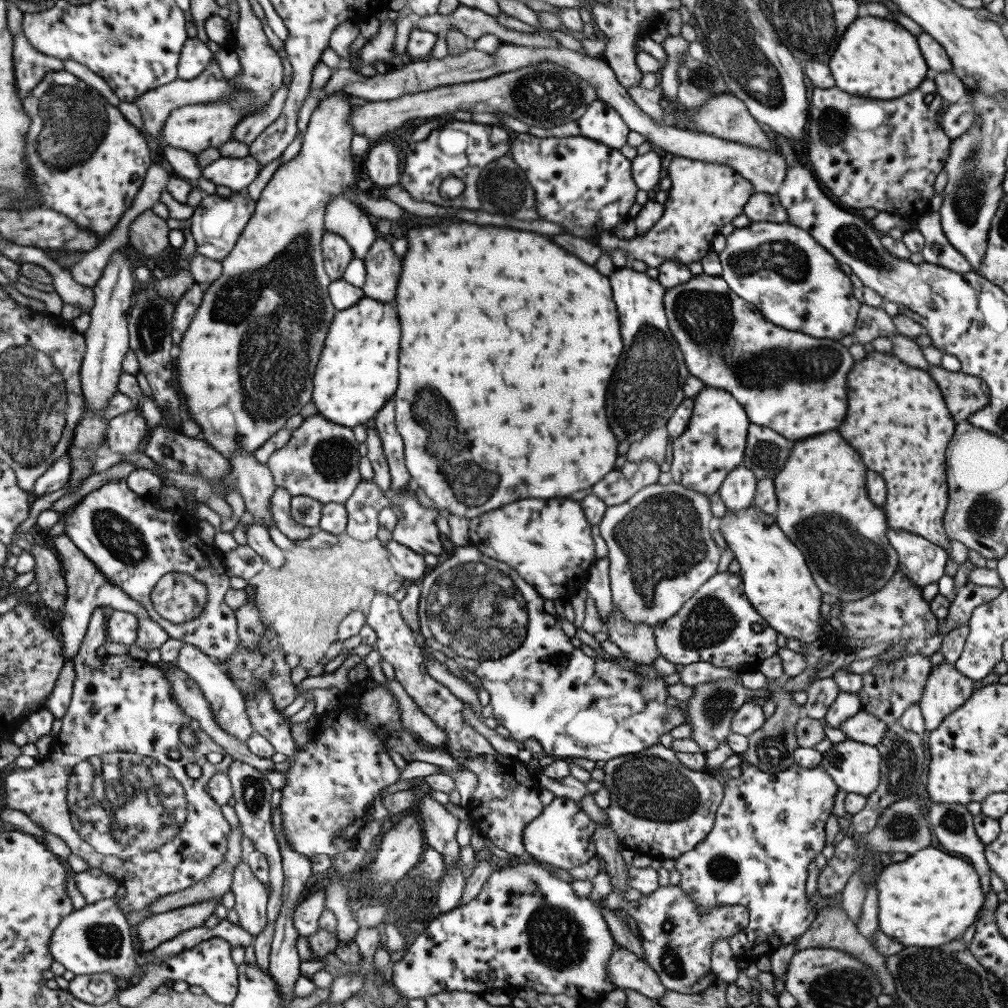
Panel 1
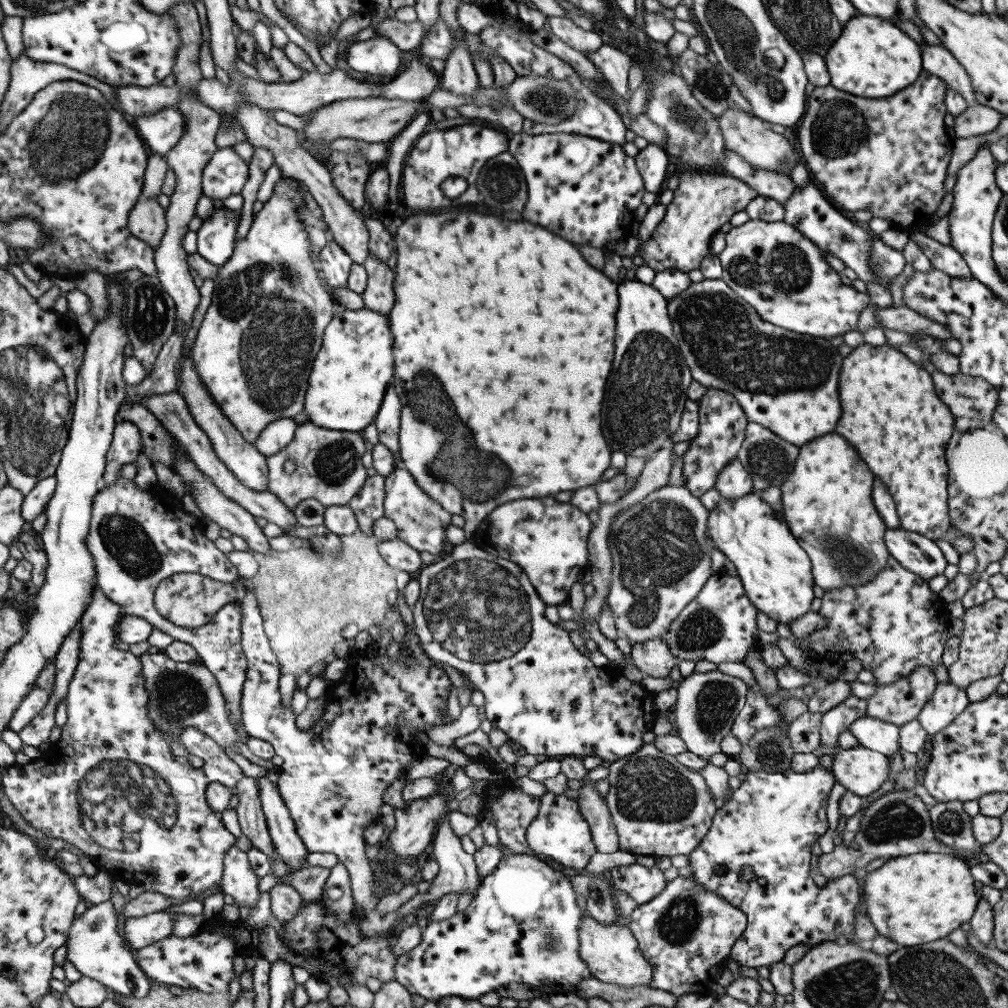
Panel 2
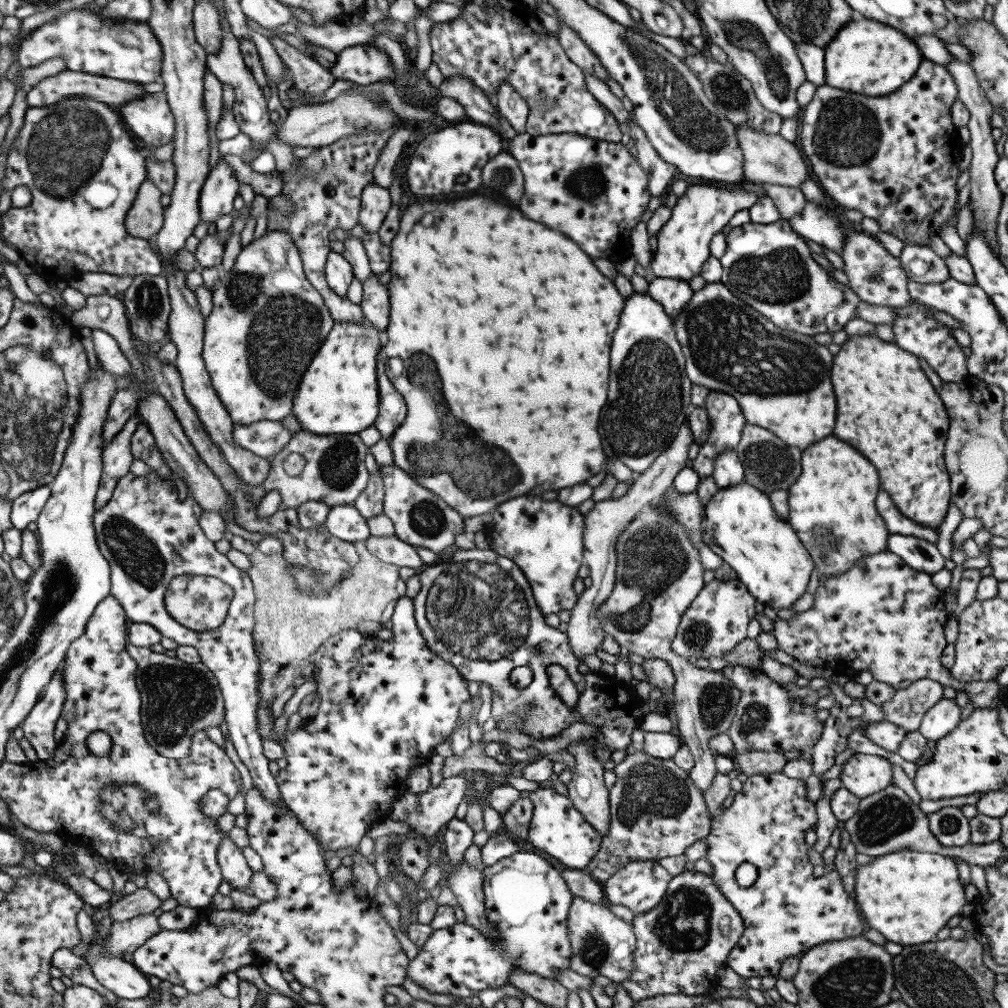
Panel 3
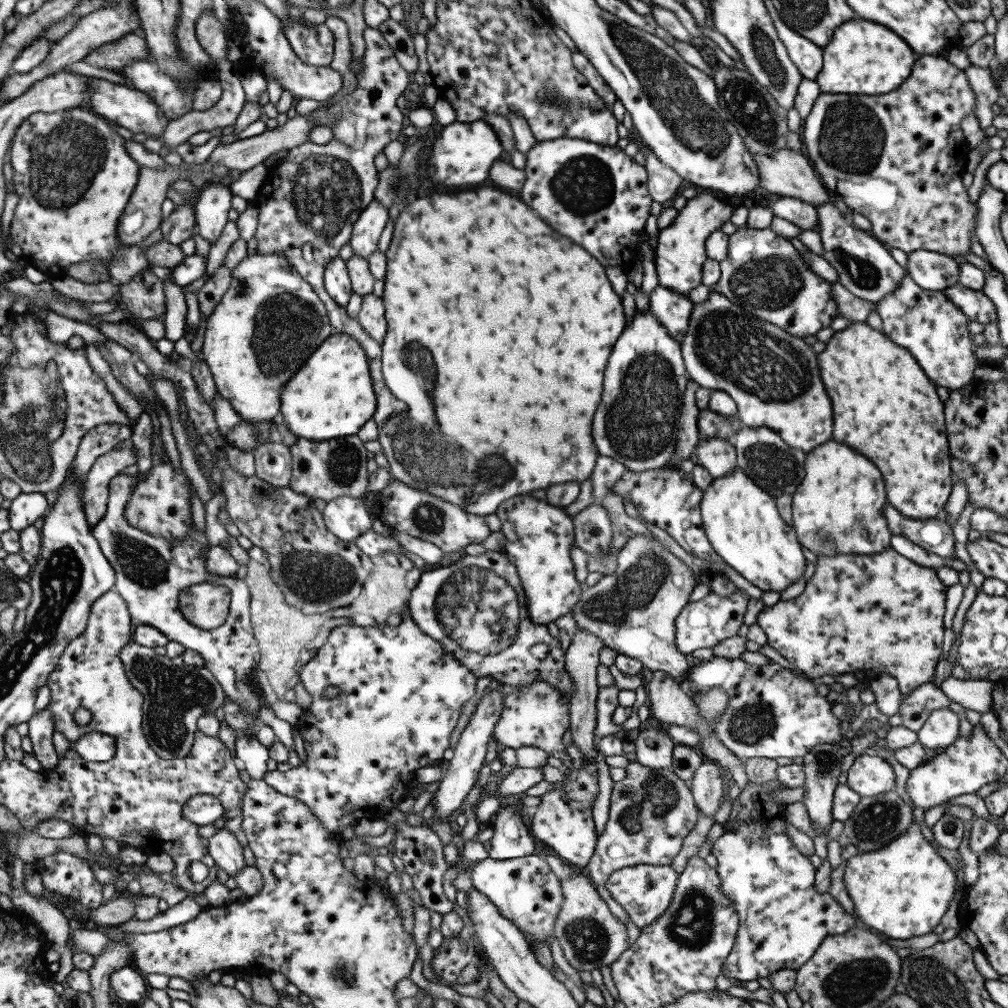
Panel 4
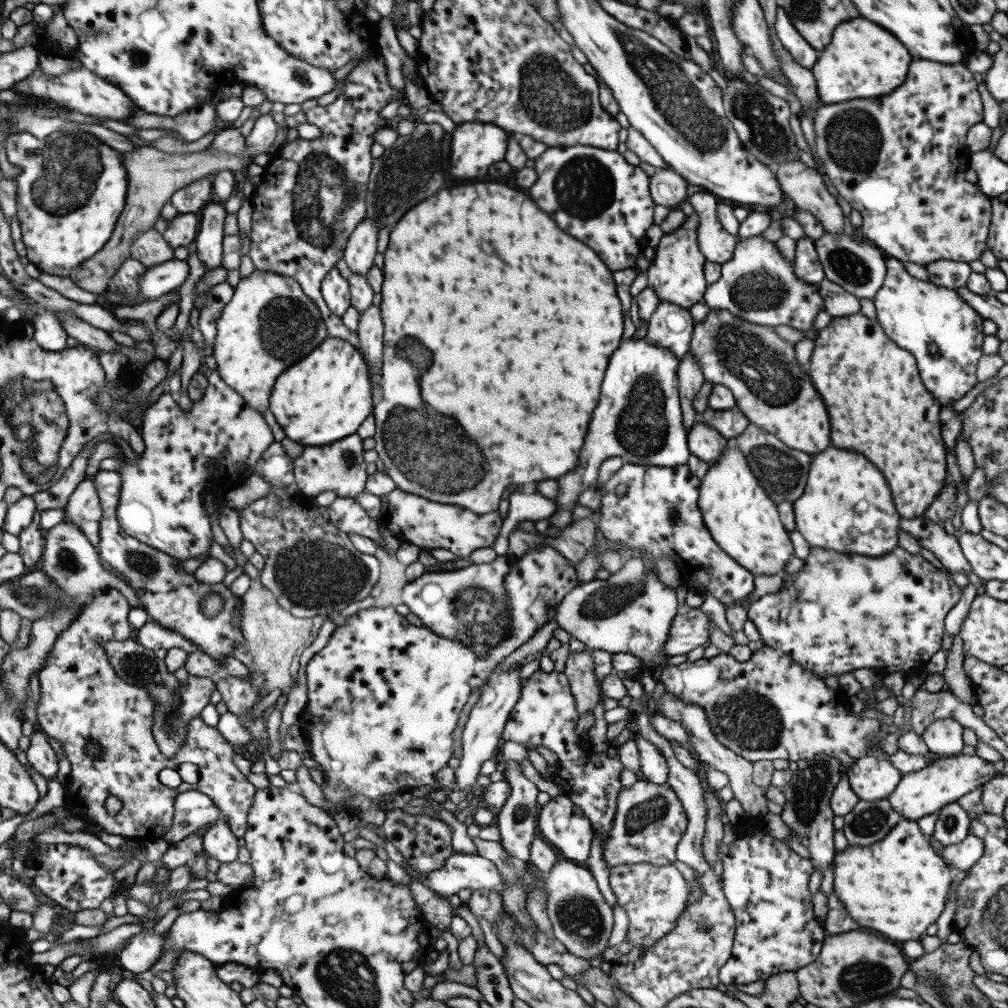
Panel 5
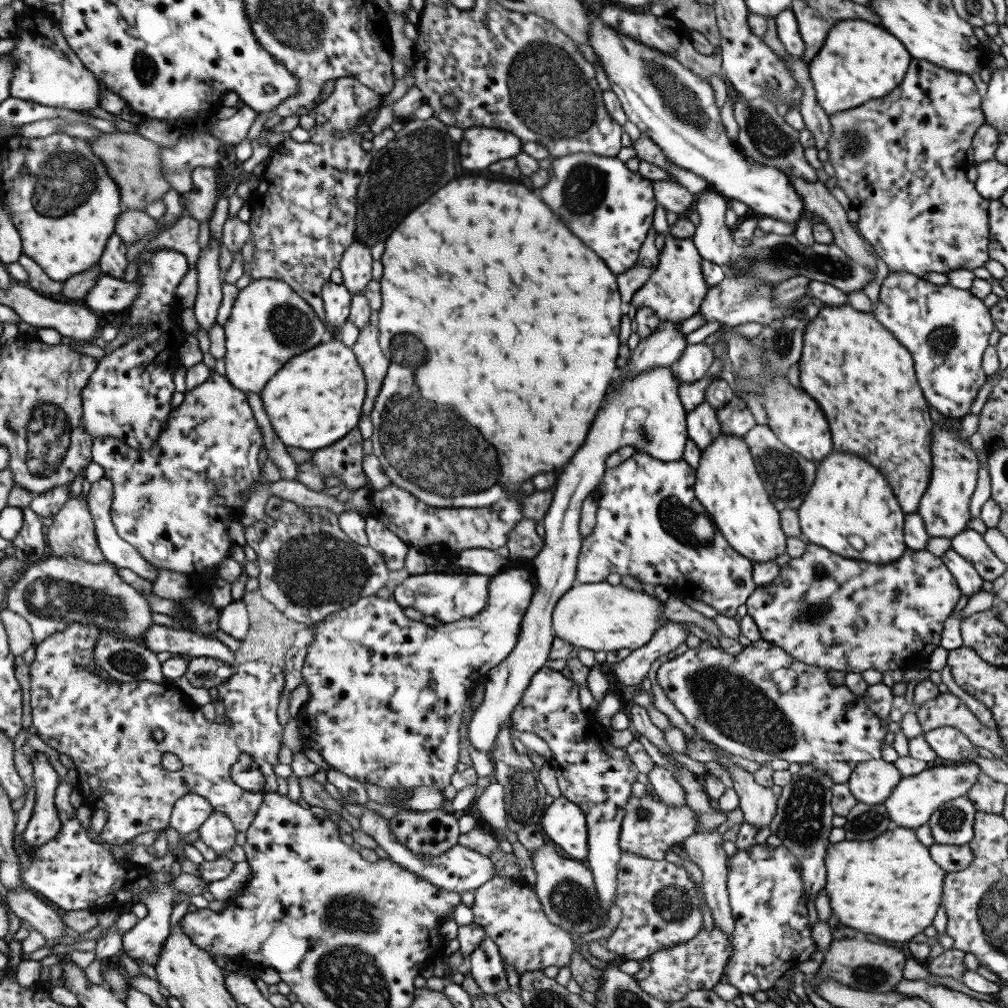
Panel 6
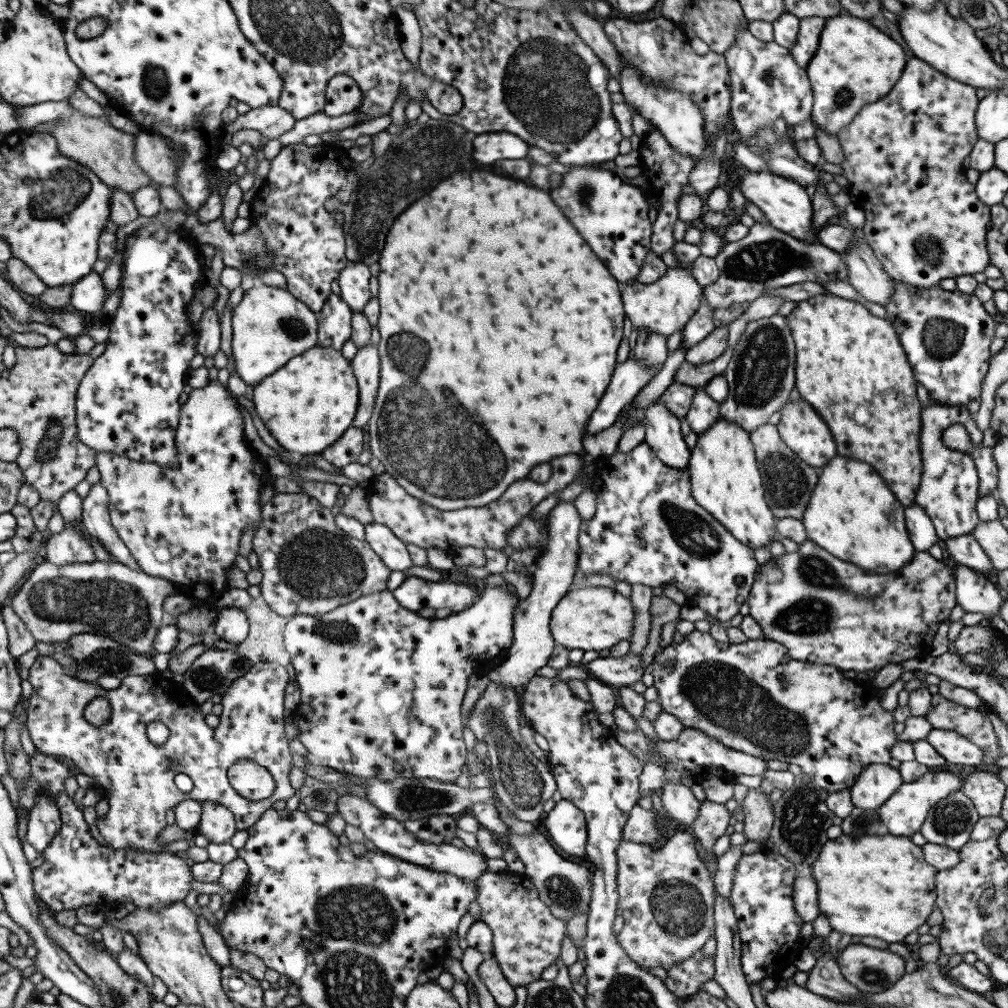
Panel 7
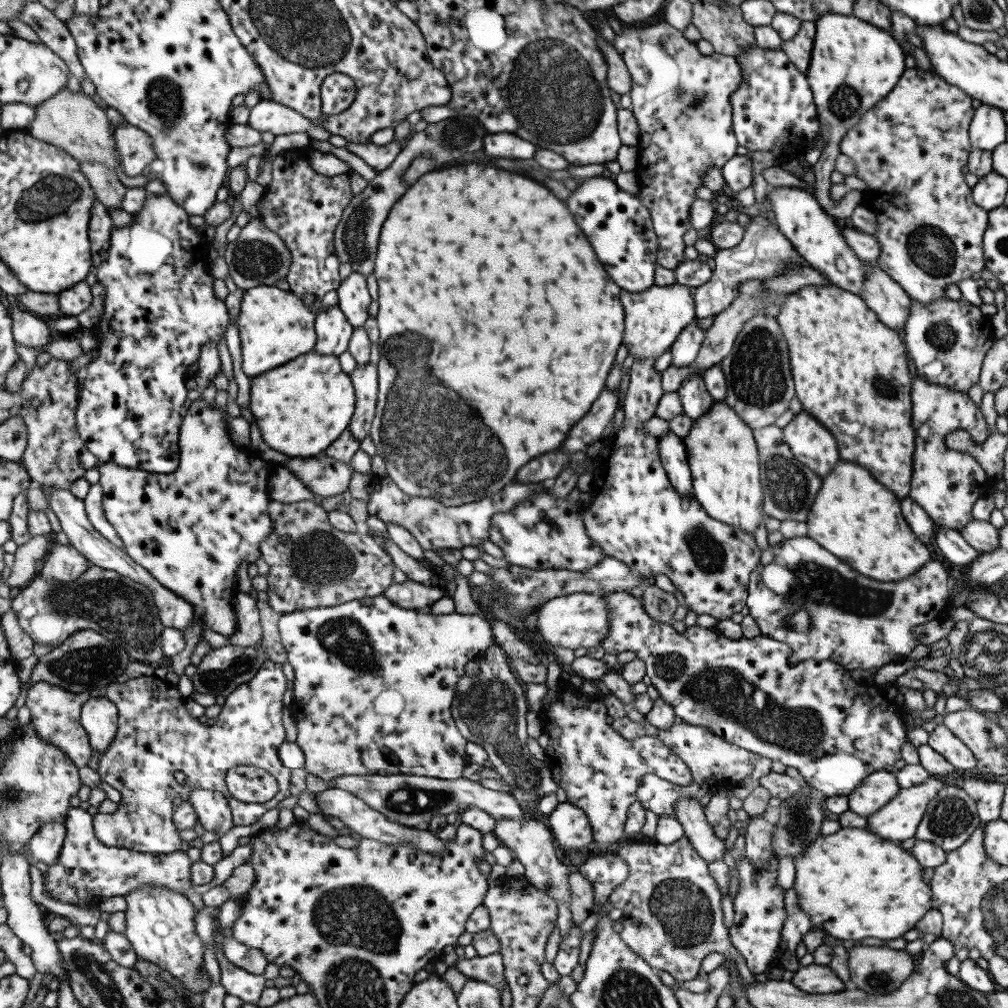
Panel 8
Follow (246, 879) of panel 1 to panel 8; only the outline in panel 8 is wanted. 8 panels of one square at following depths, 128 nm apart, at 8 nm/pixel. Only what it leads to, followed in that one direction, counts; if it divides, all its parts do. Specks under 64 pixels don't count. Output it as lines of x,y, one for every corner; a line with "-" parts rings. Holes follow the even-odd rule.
197,788
188,801
204,830
224,835
235,826
228,799
221,792

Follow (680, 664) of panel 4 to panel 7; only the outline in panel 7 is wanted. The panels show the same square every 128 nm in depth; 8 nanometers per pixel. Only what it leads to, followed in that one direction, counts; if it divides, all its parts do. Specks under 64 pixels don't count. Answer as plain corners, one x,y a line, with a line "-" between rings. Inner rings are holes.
597,586
585,587
568,592
564,598
555,606
551,614
550,621
552,636
556,644
566,646
570,651
574,648
580,650
596,650
599,652
604,649
610,649
621,640
629,640
634,630
634,606
630,601
630,597
623,596
614,589

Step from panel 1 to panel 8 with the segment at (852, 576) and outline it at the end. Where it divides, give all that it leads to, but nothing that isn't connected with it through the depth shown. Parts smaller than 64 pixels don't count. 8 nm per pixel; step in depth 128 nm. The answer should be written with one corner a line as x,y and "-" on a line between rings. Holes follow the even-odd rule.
838,461
834,470
822,479
806,523
808,537
835,554
856,572
877,581
892,582
906,578
932,559
926,544
917,538
906,522
900,499
887,486
874,480
866,468
850,461

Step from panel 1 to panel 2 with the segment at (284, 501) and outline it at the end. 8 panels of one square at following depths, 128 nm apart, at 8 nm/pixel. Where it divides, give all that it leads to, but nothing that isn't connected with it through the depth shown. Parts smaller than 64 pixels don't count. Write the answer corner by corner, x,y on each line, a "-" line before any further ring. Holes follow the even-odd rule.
178,392
166,394
153,394
145,398
145,404
148,410
160,421
160,424
171,432
176,440
185,448
185,452
189,454
191,459
196,463
200,471
212,480
214,486
217,486
222,494
234,500
243,506
250,514
256,518
264,519
267,522
278,524
282,530
290,530
297,524
295,514
288,508
273,492
262,491
256,492
247,486
244,486
232,472
226,468
227,466
216,456
212,443
209,441
208,435
195,423
186,399
178,394

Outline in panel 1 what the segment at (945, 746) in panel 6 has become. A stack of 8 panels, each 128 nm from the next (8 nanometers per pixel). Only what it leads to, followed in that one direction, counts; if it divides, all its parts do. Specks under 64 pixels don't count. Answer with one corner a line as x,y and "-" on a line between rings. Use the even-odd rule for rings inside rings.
946,660
932,666
919,702
925,729
931,731
938,728
944,718
948,718
956,708
967,702
975,692
975,684
974,680
960,674
956,667

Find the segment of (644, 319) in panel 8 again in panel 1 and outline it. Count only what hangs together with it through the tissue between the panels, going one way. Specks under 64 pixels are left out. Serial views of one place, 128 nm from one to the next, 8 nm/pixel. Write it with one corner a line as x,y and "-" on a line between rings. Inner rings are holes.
672,155
668,166
672,186
667,191
664,214
646,235
636,236
634,241
624,241
604,233
598,237
600,248
621,248
629,252
630,258
640,260
648,268
662,268
666,260
678,260
690,265
701,262
711,251
714,238
721,234
722,227
742,214
750,196
755,194
753,184
726,163
692,160

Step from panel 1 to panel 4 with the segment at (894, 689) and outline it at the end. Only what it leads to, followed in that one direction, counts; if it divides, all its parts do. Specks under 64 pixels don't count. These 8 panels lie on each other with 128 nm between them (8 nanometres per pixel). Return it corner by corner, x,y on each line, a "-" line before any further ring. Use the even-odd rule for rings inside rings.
934,684
918,686
912,693
906,694
900,704
898,715
902,717
901,726
918,733
934,710
950,708
951,703
950,698

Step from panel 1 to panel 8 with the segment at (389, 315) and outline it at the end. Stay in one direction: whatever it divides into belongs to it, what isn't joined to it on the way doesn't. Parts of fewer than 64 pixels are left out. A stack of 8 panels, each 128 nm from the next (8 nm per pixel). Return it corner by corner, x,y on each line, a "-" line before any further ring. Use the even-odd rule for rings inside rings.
314,351
301,354
250,380
251,413
263,440
290,458
323,454
349,428
355,411
355,390
337,356

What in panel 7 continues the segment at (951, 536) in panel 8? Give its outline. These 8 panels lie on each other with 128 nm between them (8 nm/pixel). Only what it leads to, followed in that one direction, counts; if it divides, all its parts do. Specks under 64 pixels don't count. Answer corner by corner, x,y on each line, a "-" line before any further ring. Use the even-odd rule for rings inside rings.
972,533
946,538
943,544
942,547
948,561
960,563
991,579
995,577
996,568

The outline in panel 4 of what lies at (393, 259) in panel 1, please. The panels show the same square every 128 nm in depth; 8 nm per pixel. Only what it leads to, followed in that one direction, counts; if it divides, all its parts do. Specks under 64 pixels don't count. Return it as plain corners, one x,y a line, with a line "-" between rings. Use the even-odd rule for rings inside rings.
373,292
365,294
357,319
360,321
360,326
370,334
372,340
380,344
384,341
387,334
387,320
385,306
380,297

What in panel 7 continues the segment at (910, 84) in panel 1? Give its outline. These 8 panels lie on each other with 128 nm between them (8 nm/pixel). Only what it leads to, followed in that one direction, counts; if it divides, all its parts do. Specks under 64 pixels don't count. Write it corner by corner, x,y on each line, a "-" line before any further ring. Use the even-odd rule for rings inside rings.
838,14
828,17
820,35
819,47
806,67
807,75
813,90
812,120
831,135
853,121
859,110
867,104
885,97
898,82
906,64
904,47
880,32
867,19
855,17
852,14

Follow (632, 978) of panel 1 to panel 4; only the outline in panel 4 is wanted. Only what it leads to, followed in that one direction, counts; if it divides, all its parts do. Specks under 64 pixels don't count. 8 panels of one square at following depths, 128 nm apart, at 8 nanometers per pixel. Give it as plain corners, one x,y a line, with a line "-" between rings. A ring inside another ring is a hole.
580,870
561,880
561,885
564,900
555,920
554,935
564,951
564,957
576,970
591,972
602,966
612,966
629,947
625,926
612,914
595,885

